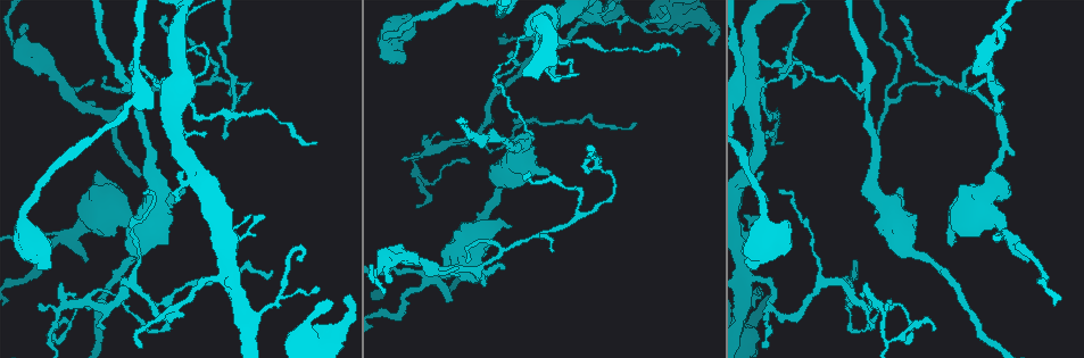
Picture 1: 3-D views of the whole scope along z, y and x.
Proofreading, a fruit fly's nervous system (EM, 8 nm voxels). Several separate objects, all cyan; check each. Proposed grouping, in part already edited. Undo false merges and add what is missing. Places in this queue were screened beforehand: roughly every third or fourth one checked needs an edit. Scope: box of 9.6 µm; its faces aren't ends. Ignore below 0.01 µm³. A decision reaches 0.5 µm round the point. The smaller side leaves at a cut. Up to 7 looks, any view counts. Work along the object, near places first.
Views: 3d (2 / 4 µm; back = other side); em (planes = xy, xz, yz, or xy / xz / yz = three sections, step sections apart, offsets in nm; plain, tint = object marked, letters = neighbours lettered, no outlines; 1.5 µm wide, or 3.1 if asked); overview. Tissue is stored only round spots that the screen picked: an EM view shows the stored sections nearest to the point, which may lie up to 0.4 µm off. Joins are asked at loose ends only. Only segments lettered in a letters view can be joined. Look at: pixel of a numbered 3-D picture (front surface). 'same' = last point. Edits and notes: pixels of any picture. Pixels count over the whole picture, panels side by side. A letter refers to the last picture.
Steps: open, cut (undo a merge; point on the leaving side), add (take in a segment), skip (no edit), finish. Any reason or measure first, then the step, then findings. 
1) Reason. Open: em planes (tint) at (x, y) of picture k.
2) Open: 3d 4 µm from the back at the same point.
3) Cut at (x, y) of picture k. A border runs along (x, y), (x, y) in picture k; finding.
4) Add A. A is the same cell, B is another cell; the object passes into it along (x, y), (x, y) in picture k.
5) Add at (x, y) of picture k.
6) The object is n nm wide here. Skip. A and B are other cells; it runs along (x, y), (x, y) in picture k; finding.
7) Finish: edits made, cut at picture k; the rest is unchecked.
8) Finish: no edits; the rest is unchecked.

Abrupt turn. Open: 3d 2 µm at (562, 39) of picture 1.

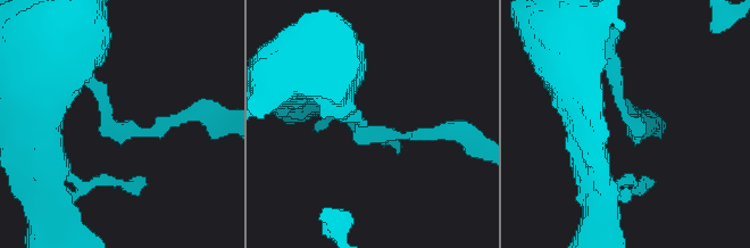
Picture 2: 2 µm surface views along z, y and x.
Shape alone is not enough. Open: em planes (letters) at (111, 122) of picture 2.

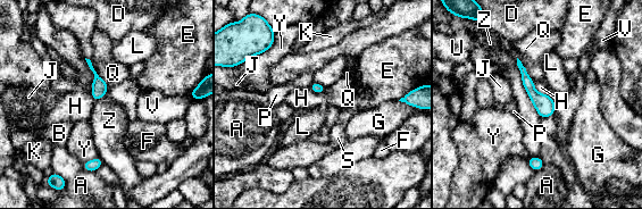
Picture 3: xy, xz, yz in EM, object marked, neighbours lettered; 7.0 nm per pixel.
Skip. A, B, D, E, F, G, H, J, K, L, P, Q, S, U, V, Y and Z are other cells; a border runs along (84, 58), (93, 74), (94, 101) in picture 3; one cell here.

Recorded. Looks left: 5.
Stops while still wide. Open: 3d 2 µm at (900, 191) of picture 1.

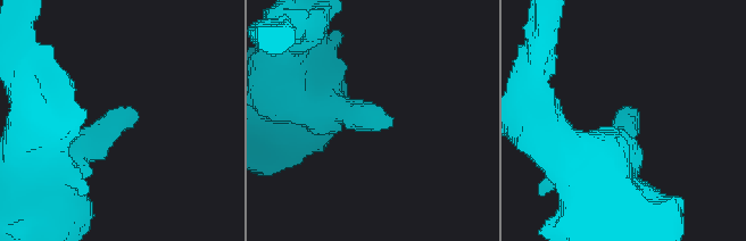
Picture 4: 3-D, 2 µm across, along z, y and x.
Open: em planes (letters) at (636, 109) of picture 4.

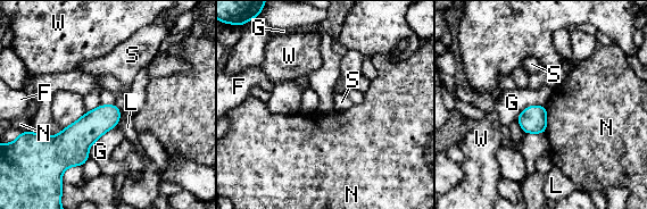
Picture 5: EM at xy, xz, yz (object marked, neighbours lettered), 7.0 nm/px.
Skip. F, G, L, N, S and W are other cells; a border runs along (544, 106), (546, 110), (545, 133) in picture 5; none of them fits.

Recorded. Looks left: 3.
An open end. Open: em planes (tint) at (551, 249) of picture 1.

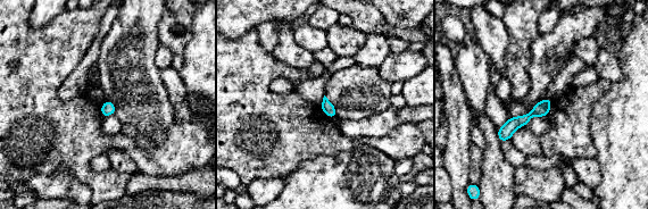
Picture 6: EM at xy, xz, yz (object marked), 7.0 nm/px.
What lies round it. Open: em planes (letters) at the same point.

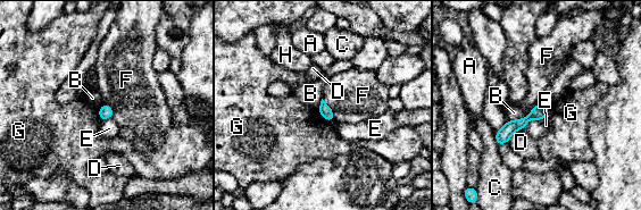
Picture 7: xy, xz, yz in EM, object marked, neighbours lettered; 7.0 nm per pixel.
Skip. A, B, C, D, E, F, G and H are other cells; a border runs along (550, 103), (544, 119) in picture 7; none of them fits.

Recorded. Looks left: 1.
Finish: no edits; the rest is unchecked.

